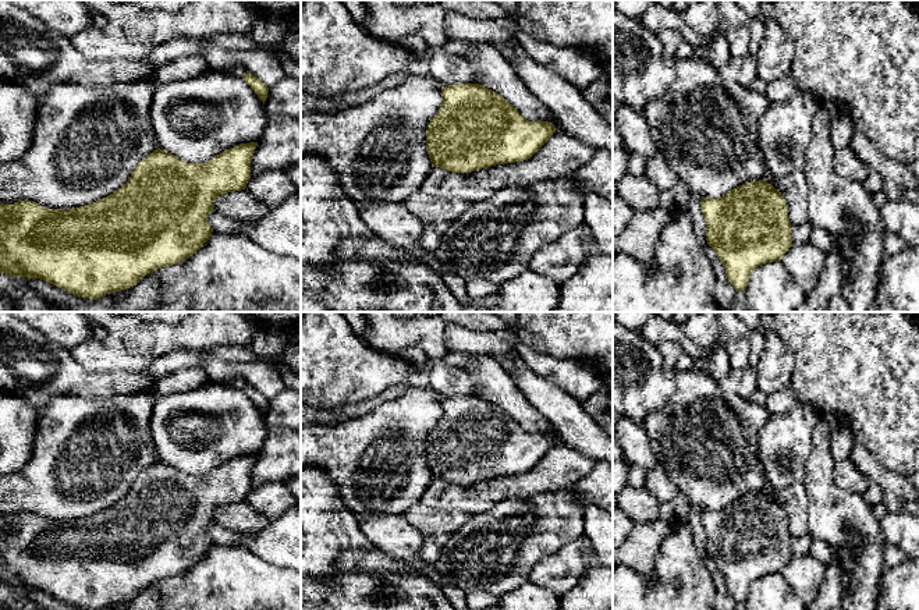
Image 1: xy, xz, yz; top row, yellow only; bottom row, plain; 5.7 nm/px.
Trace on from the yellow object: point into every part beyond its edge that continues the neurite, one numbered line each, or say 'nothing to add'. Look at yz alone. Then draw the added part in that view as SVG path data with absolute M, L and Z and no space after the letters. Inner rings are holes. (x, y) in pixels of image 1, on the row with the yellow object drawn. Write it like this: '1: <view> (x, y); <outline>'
nothing to add

